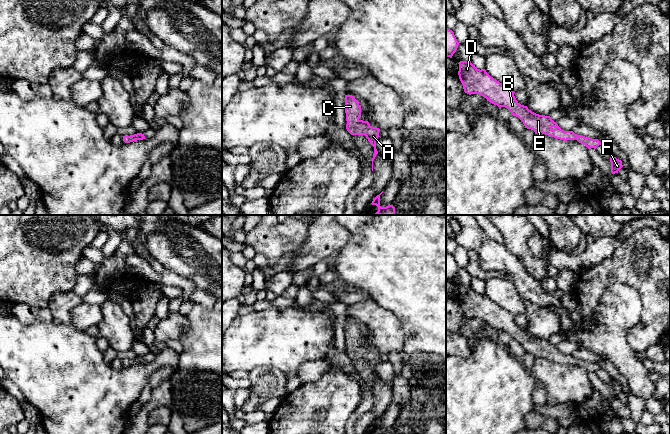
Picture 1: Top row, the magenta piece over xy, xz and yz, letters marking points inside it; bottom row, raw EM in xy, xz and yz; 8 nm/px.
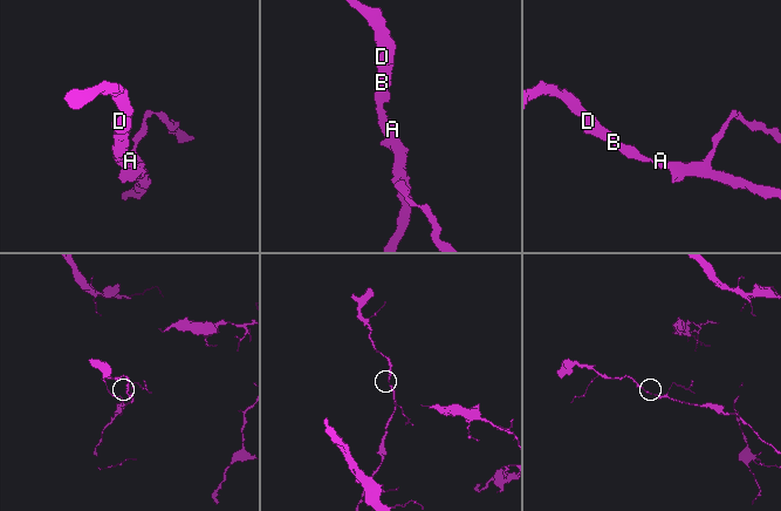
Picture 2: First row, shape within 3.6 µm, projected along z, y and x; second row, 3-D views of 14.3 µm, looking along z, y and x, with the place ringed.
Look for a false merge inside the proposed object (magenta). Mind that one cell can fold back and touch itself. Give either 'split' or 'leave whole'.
leave whole

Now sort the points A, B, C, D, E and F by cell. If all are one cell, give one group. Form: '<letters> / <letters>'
A B C D E F

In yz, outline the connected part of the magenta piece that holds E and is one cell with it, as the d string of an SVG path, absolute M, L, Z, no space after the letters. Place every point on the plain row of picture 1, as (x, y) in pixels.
M460 285L458 288L458 299L465 317L479 318L494 329L507 332L513 340L523 346L525 352L533 354L535 358L542 357L564 365L576 363L588 373L596 373L602 368L598 363L577 359L573 355L564 355L550 340L532 336L516 324L514 315L491 301L485 293L477 293L471 285Z

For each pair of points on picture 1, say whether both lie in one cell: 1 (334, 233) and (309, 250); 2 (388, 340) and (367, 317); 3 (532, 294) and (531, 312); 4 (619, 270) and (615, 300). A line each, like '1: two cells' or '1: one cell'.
1: one cell
2: one cell
3: two cells
4: two cells

